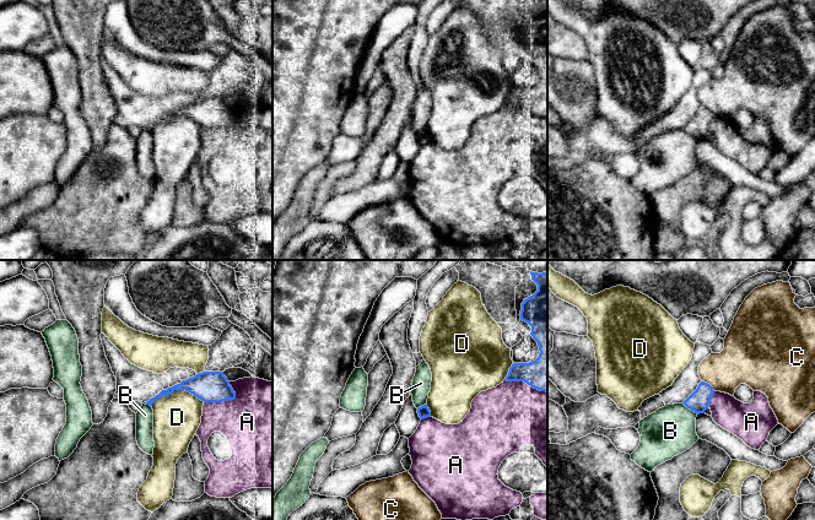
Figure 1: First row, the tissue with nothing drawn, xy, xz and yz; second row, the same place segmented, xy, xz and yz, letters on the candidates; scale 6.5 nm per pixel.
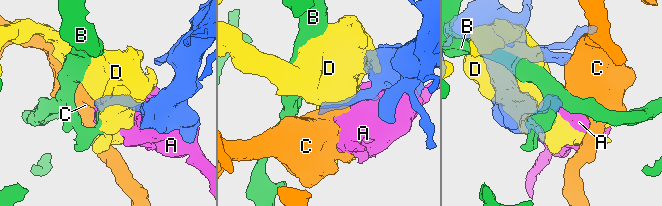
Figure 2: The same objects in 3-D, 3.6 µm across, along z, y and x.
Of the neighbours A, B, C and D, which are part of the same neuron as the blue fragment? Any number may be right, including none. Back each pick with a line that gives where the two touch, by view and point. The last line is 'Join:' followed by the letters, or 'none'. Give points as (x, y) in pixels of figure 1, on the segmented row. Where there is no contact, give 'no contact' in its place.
Join: none

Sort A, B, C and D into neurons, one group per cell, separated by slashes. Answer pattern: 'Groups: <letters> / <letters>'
Groups: A / B / C / D

